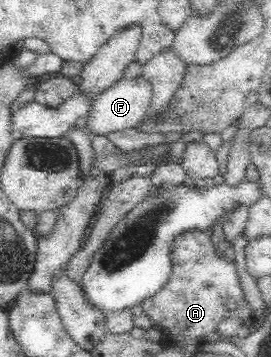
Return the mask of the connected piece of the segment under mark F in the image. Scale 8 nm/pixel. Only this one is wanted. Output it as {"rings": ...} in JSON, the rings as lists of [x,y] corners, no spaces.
{"rings":[[[138,76],[136,78],[118,80],[116,84],[113,84],[105,90],[95,96],[92,104],[90,104],[90,110],[86,112],[86,126],[82,128],[84,135],[88,138],[94,138],[96,136],[105,137],[106,134],[112,134],[112,132],[120,132],[127,128],[136,128],[140,124],[146,109],[150,106],[151,88],[148,81]]]}

